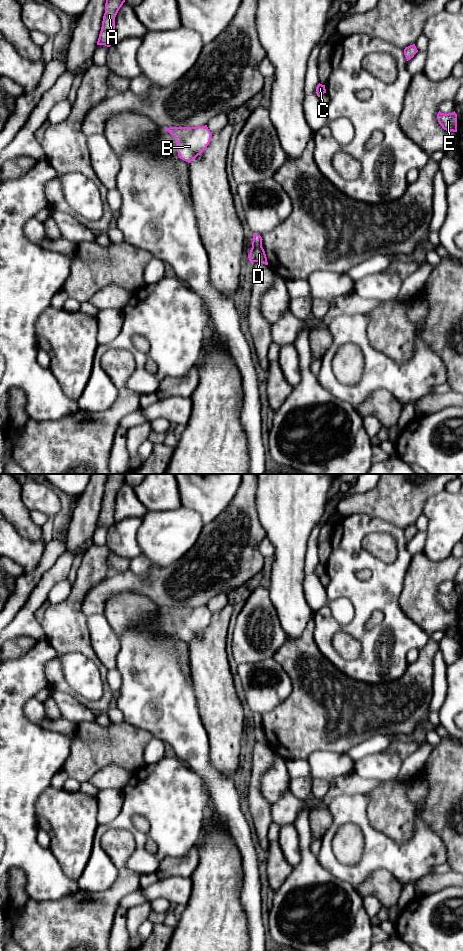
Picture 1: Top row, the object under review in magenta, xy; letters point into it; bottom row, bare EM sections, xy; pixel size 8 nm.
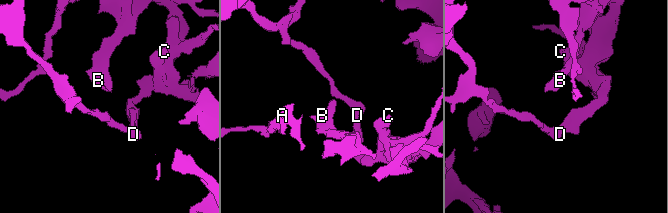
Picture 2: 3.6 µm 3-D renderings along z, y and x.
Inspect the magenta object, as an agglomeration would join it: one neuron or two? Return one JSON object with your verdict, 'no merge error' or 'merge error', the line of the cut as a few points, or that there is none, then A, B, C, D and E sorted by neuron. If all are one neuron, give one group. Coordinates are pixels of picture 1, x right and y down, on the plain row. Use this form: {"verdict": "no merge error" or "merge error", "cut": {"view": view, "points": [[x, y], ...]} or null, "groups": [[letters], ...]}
{"verdict": "merge error", "cut": {"view": "xy", "points": [[252, 725], [261, 726]]}, "groups": [["A", "B", "C", "E"], ["D"]]}

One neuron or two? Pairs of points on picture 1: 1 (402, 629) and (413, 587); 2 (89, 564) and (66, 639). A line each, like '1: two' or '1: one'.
1: two
2: one

